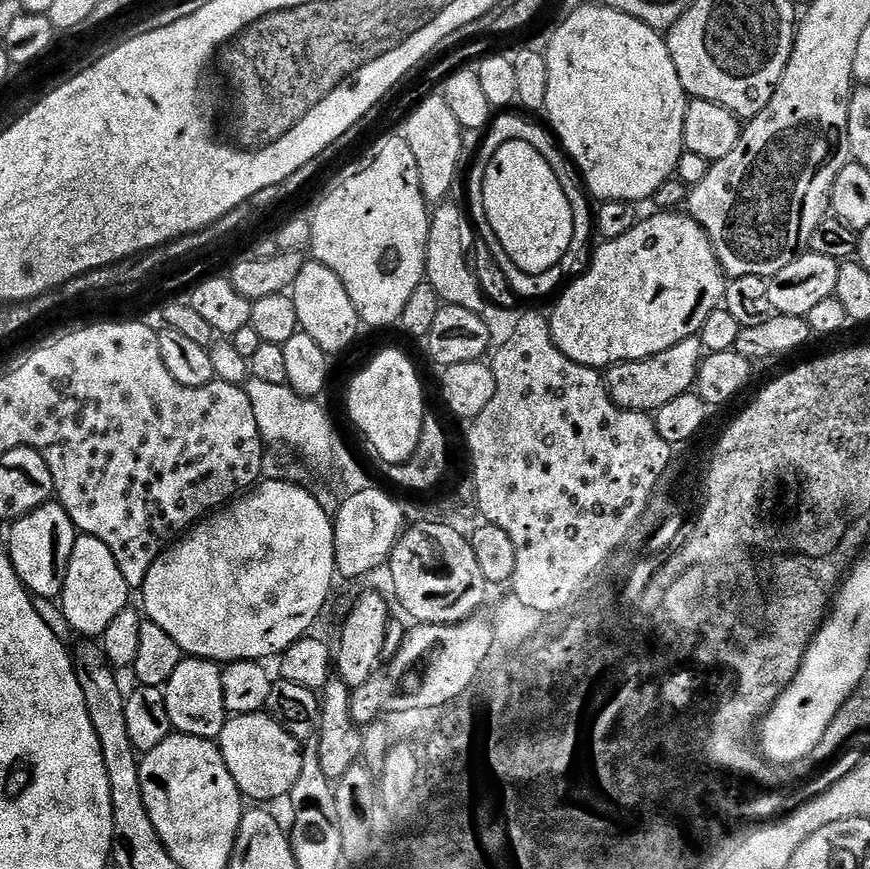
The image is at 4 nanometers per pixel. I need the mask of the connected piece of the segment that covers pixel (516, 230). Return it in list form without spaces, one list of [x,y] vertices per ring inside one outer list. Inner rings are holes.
[[[506,142],[506,146],[501,146],[498,154],[490,158],[490,166],[486,166],[486,178],[482,182],[482,202],[486,206],[490,227],[502,242],[503,249],[518,269],[526,274],[538,275],[557,267],[561,263],[559,260],[571,250],[572,242],[577,239],[570,198],[566,198],[561,183],[546,159],[527,142]]]

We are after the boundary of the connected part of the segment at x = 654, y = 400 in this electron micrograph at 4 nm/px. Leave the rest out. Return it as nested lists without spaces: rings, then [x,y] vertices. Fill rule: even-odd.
[[[691,336],[678,346],[670,346],[649,360],[631,360],[625,364],[614,364],[606,372],[608,393],[619,408],[631,412],[647,412],[655,414],[666,402],[674,402],[674,398],[687,396],[693,391],[696,375],[706,353],[699,336]]]

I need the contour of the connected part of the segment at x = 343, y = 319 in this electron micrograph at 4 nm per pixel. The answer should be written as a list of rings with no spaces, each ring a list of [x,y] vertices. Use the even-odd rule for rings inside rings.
[[[305,262],[298,279],[290,290],[294,307],[298,309],[300,331],[305,332],[322,350],[329,354],[344,352],[356,340],[362,331],[360,315],[354,310],[354,302],[350,302],[350,294],[346,294],[346,286],[338,279],[338,274],[330,270],[330,266],[322,266],[315,262]]]

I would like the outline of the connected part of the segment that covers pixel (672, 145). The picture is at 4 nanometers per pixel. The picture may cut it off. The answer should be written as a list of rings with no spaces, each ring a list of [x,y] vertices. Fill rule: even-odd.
[[[588,2],[581,8],[576,8],[556,29],[552,32],[552,37],[548,40],[548,48],[544,52],[546,58],[546,70],[550,70],[550,79],[546,86],[546,102],[544,112],[550,123],[551,131],[554,133],[561,148],[567,152],[572,163],[576,166],[576,171],[580,173],[580,179],[584,182],[584,187],[591,199],[596,202],[605,200],[640,200],[651,201],[656,195],[658,186],[662,182],[673,179],[676,176],[676,167],[682,158],[684,150],[684,139],[682,138],[682,126],[686,122],[686,110],[690,99],[682,86],[682,78],[678,78],[678,70],[674,70],[674,58],[670,58],[668,41],[657,29],[646,26],[638,18],[630,14],[622,14],[613,8],[598,6],[595,2]]]

